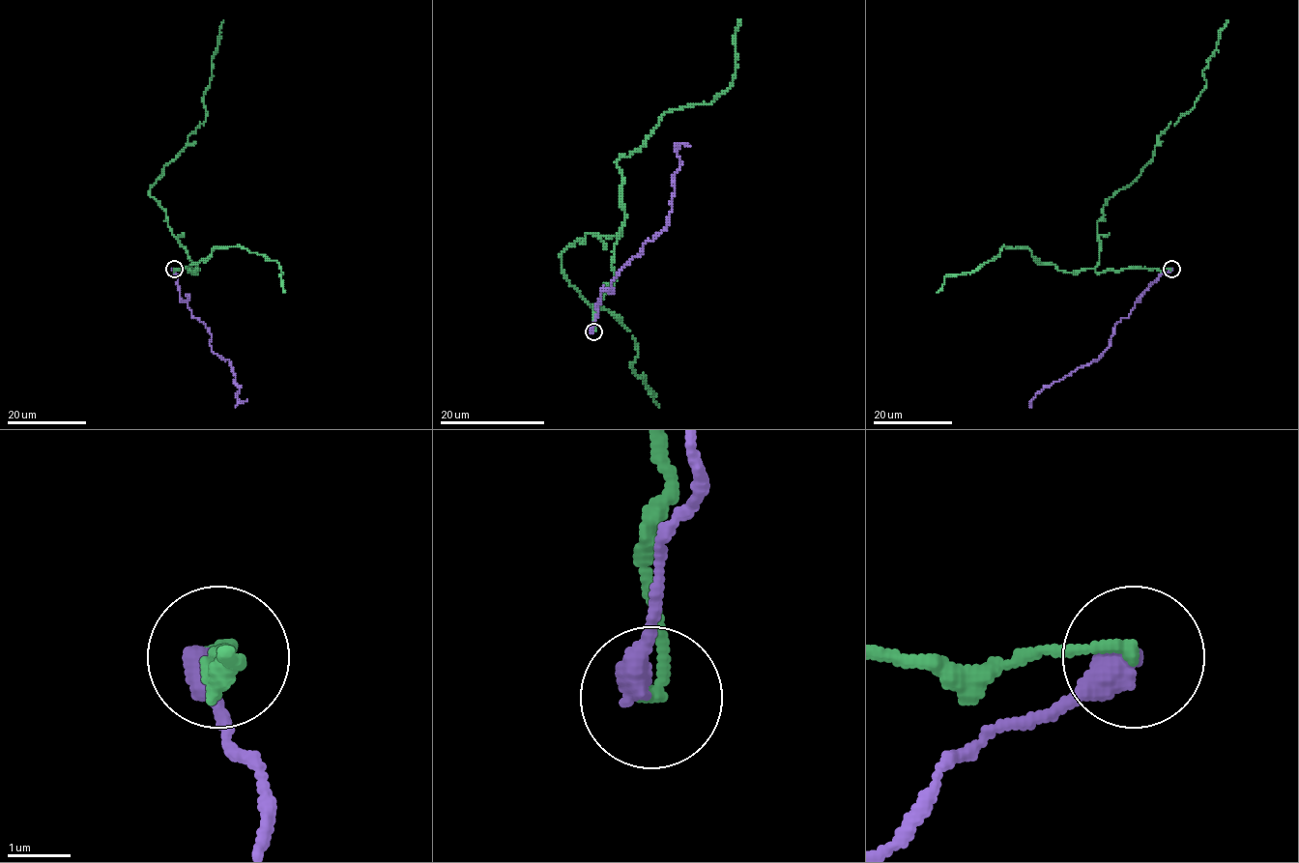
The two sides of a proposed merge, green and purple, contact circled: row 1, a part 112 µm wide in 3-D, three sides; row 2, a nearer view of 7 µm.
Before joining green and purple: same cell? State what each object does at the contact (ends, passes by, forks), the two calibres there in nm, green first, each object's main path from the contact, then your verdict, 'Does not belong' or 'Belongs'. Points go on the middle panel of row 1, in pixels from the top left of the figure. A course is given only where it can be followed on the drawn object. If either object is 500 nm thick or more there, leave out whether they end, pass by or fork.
At the ring green ends. At the ring purple ends. Thickness 240 nm (green) against 480 nm. Course of green: (593, 330), (620, 230), (572, 243), (563, 275), (626, 327), (633, 372), (659, 406). Course of purple: (593, 330), (600, 290), (667, 225), (677, 149), (689, 147). Does not belong

